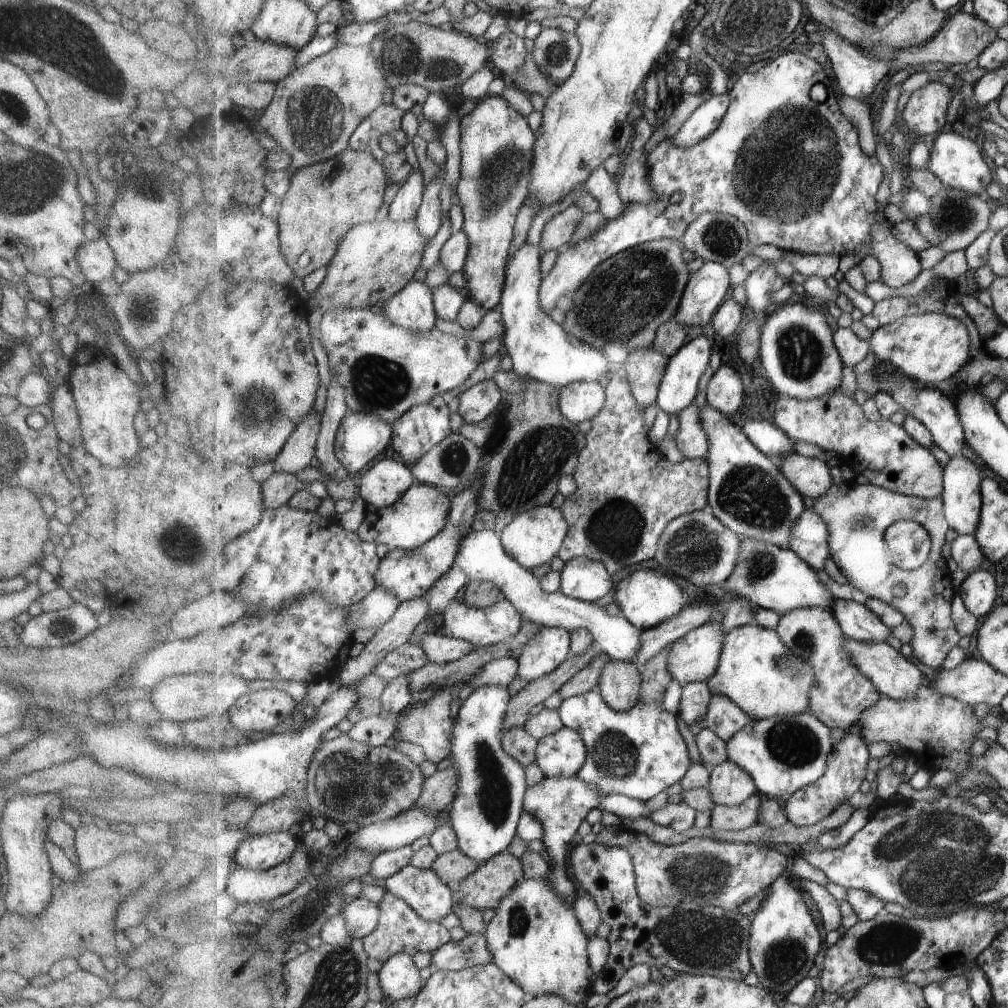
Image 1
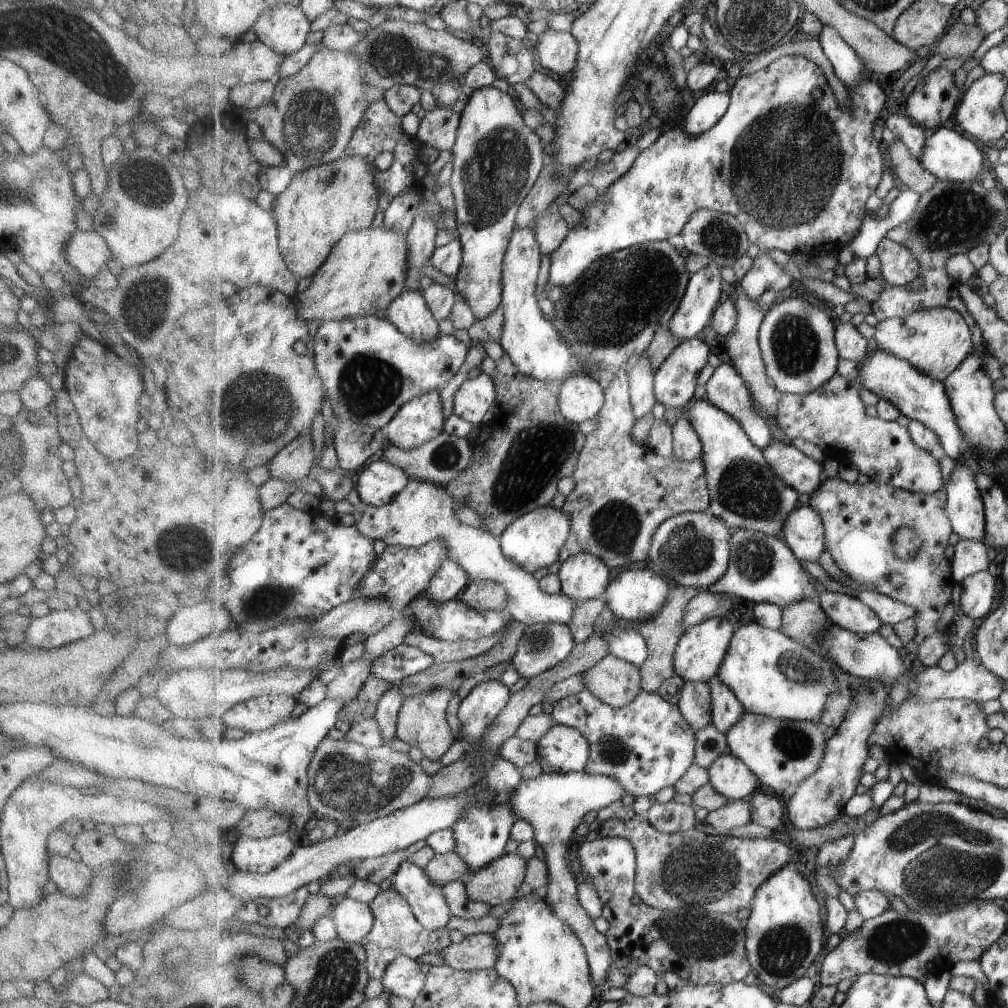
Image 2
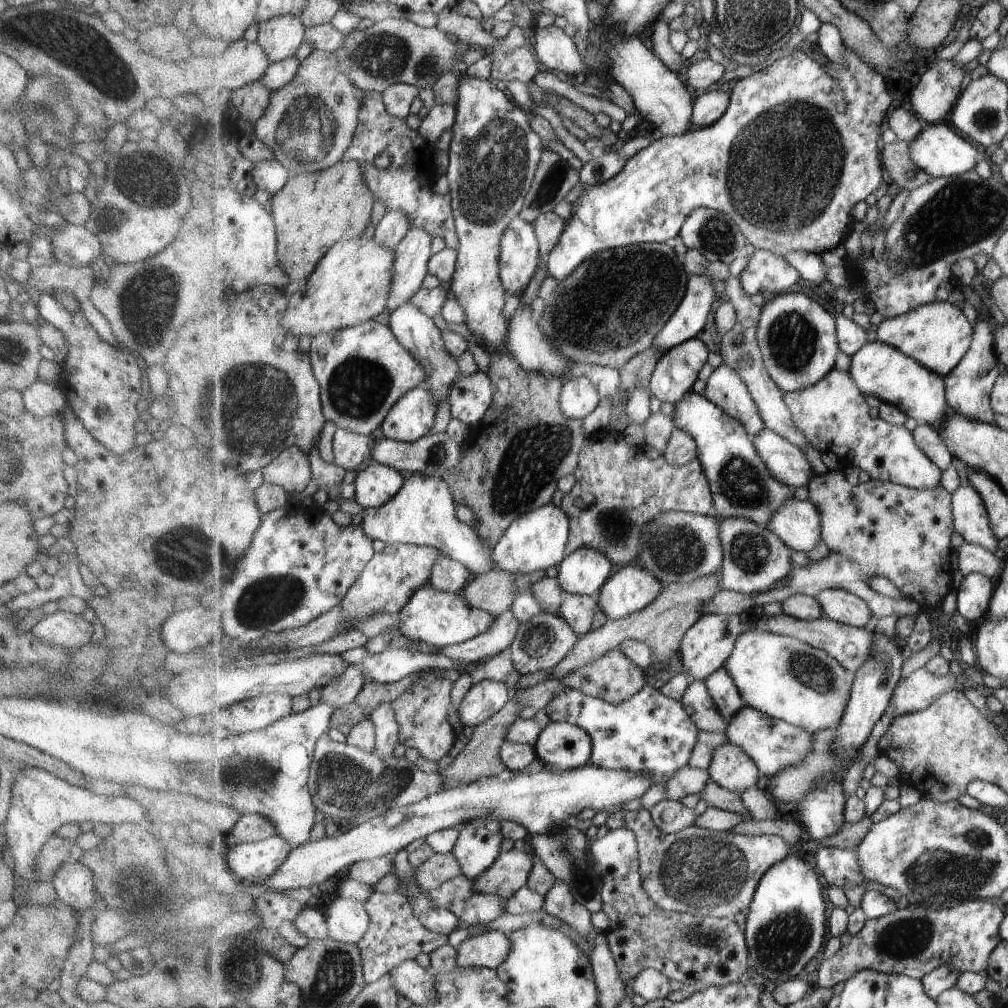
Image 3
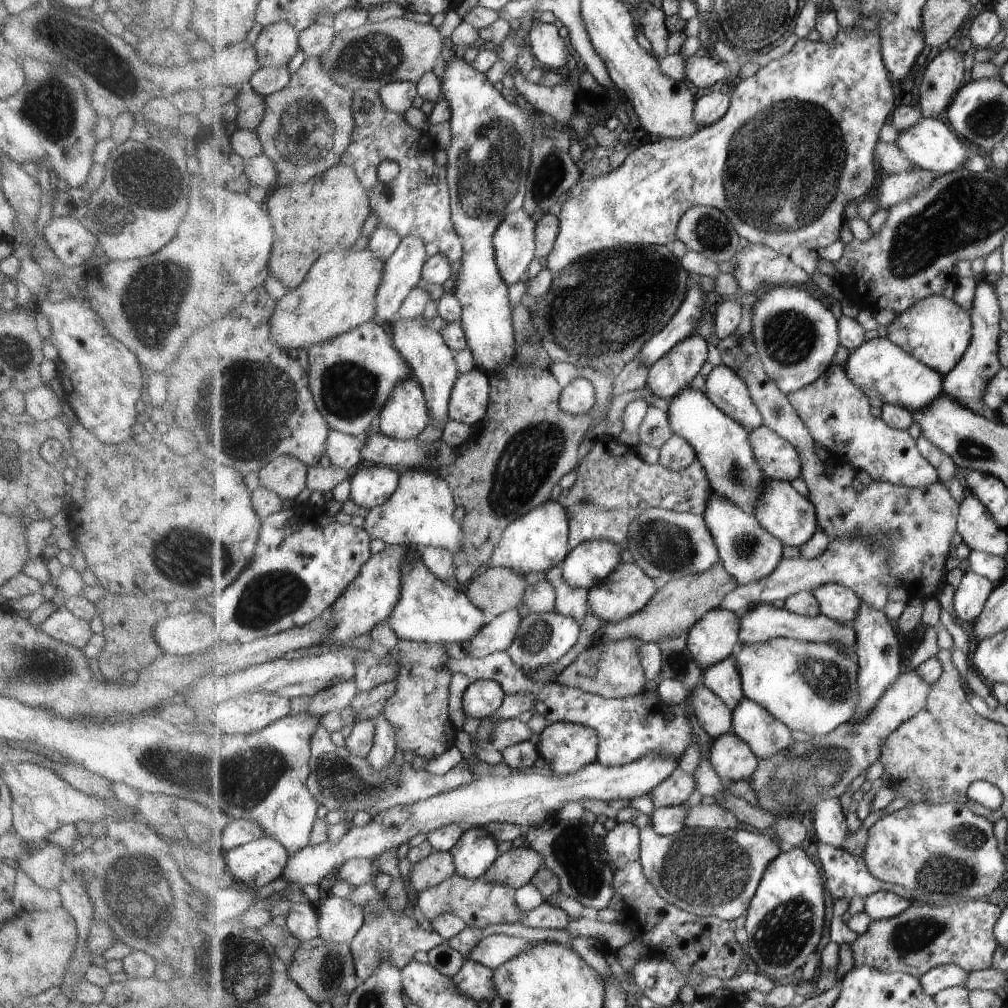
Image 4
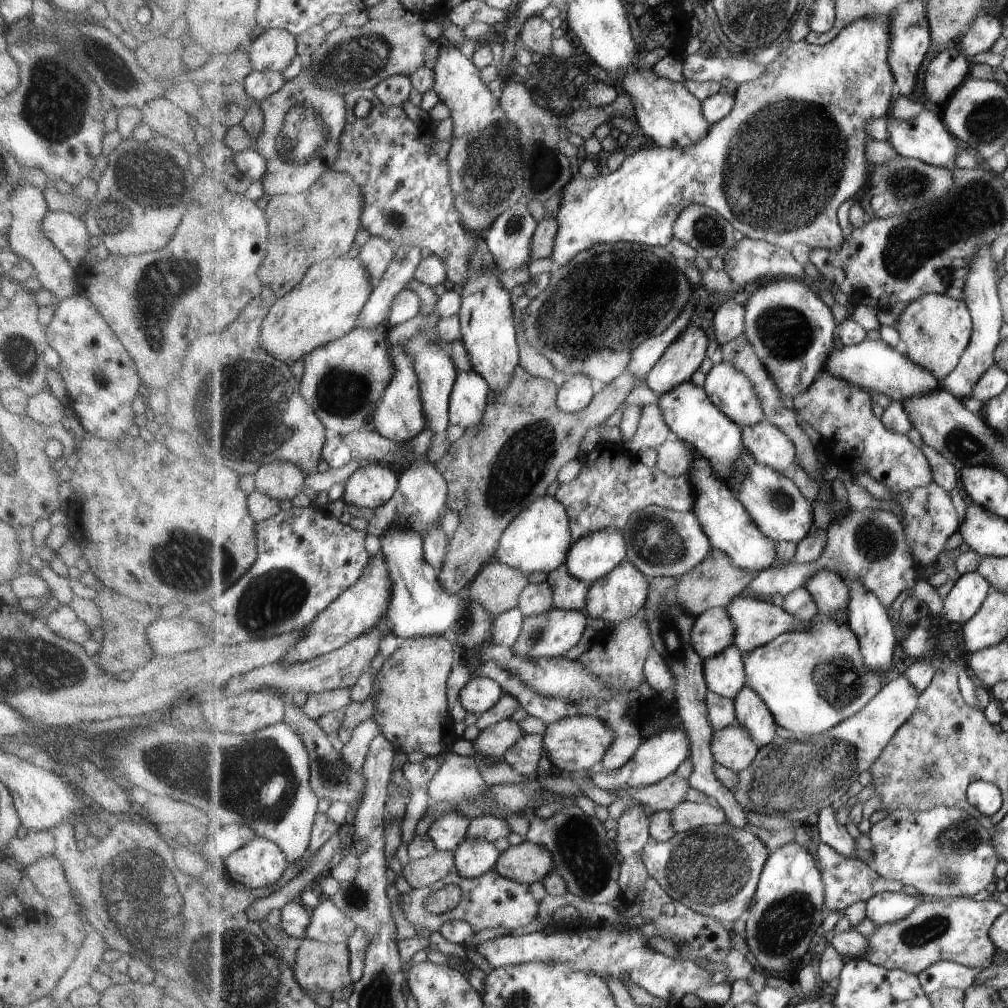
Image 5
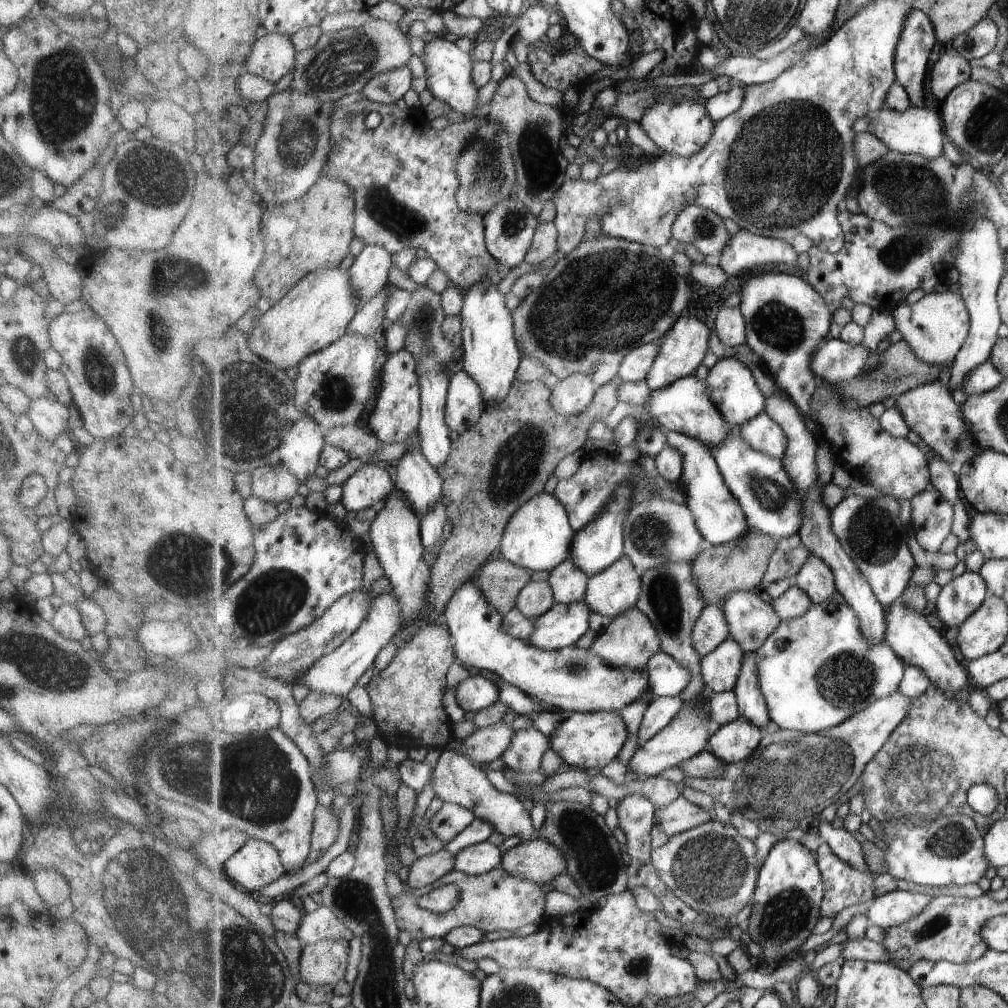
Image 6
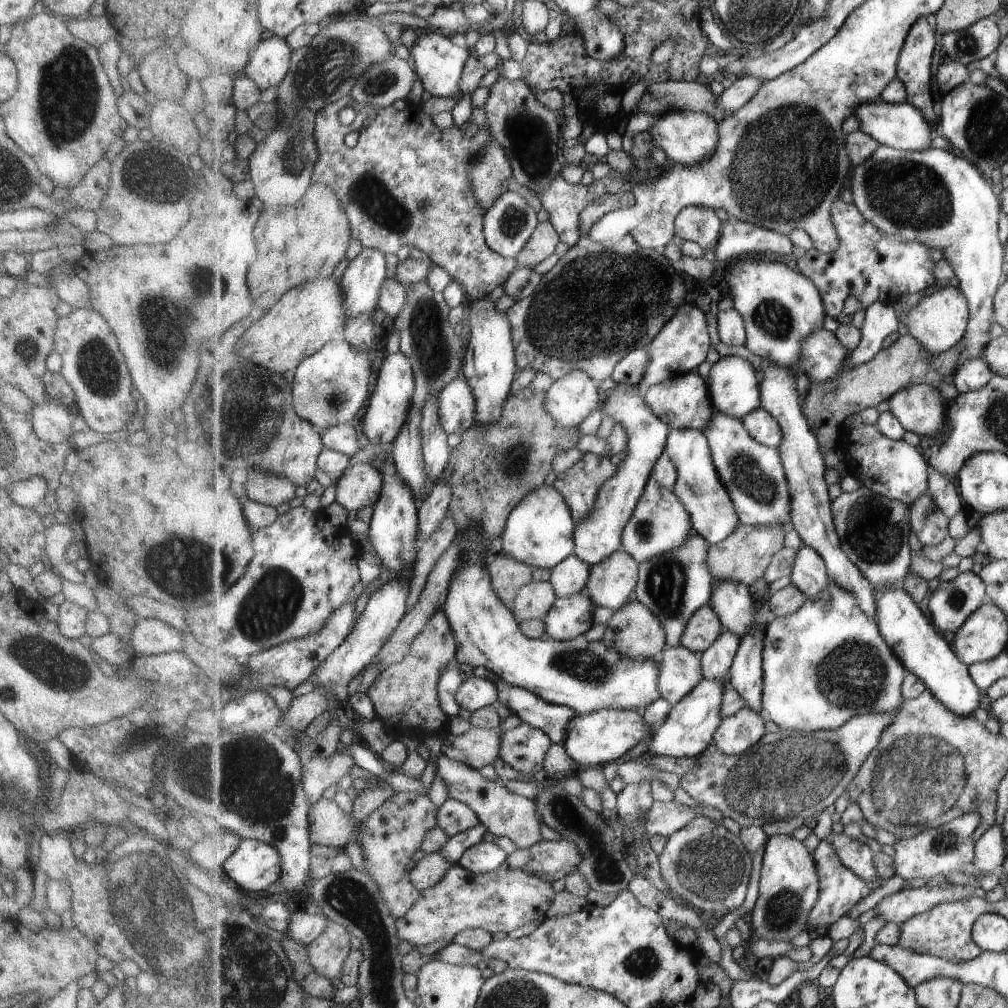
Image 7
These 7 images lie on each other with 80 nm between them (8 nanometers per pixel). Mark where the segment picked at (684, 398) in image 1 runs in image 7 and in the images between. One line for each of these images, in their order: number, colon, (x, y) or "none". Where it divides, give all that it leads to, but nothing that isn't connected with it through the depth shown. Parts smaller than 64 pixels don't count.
2: (676, 379)
3: (678, 369)
4: (673, 373)
5: (683, 358)
6: (682, 350)
7: (682, 345)

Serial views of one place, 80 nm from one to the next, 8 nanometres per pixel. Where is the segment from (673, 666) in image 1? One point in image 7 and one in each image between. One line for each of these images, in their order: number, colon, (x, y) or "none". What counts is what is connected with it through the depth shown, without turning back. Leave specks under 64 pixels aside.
2: (701, 651)
3: (708, 644)
4: (715, 636)
5: (713, 631)
6: (711, 629)
7: (705, 626)

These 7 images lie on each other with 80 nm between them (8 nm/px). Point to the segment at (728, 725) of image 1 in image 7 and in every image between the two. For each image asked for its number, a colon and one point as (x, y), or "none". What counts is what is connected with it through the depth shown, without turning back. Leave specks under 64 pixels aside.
2: (727, 710)
3: (724, 690)
4: (724, 678)
5: (725, 674)
6: (720, 669)
7: (717, 661)

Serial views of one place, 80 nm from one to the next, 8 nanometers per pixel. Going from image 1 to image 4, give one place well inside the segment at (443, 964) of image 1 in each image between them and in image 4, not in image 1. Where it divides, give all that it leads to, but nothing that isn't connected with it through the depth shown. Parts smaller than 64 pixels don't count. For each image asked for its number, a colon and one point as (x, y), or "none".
2: (481, 951)
3: (490, 950)
4: (493, 951)

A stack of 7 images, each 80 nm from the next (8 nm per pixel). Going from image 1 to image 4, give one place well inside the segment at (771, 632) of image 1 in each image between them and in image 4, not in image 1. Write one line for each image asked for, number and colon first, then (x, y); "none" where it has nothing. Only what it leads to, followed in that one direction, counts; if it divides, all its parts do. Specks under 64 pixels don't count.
2: (773, 674)
3: (788, 679)
4: (814, 687)

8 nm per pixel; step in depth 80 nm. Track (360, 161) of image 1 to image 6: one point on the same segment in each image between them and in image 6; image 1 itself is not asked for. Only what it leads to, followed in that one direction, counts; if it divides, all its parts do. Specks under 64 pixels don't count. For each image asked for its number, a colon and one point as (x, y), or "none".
2: (322, 204)
3: (313, 212)
4: (325, 214)
5: (320, 223)
6: (317, 229)

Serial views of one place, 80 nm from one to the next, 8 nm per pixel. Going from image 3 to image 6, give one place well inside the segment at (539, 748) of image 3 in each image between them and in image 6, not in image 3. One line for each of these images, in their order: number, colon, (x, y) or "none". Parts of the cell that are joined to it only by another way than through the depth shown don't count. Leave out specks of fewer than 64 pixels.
4: (567, 747)
5: (575, 745)
6: (590, 741)

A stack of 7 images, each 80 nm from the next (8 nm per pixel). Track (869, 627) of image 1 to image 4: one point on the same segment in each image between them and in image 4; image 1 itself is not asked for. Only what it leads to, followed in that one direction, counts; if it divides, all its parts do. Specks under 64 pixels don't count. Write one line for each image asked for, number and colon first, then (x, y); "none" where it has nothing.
2: (850, 612)
3: (841, 605)
4: (837, 601)

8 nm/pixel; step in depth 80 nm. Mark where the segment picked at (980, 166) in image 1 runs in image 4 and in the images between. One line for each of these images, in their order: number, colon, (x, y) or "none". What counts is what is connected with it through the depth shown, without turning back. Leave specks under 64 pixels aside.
2: (950, 156)
3: (938, 150)
4: (931, 144)

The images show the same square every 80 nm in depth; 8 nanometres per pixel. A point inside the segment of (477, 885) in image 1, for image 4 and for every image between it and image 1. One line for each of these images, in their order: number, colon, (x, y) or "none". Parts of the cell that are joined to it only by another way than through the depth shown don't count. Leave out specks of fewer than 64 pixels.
2: (497, 883)
3: (511, 871)
4: (519, 865)

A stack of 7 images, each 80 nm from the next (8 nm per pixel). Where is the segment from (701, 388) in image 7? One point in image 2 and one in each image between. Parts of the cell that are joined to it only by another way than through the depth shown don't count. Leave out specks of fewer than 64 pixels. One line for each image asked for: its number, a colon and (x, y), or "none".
2: (746, 493)
3: (743, 486)
4: (722, 444)
5: (693, 417)
6: (685, 405)

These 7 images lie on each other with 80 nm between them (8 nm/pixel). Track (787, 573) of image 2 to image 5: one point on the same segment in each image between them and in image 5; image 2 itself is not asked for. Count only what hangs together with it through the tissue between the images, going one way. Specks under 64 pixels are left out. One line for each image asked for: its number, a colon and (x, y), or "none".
3: (756, 559)
4: (749, 552)
5: (730, 527)

